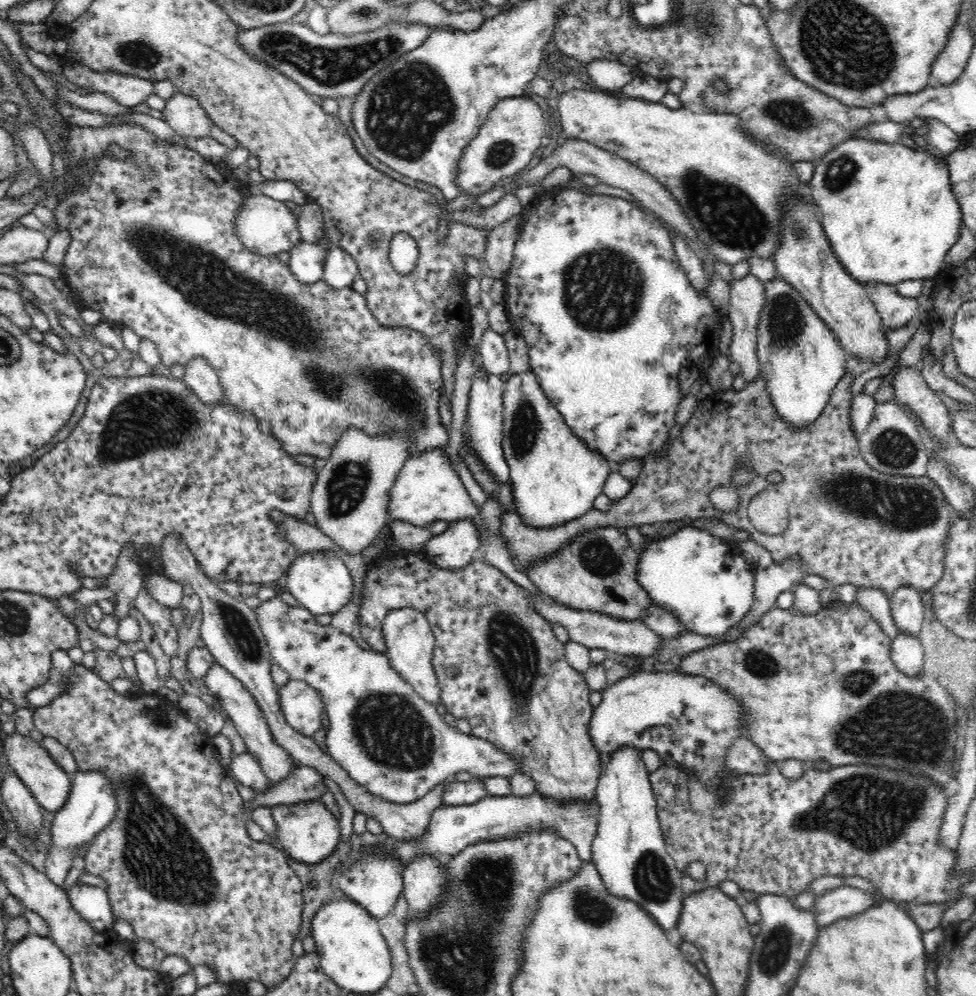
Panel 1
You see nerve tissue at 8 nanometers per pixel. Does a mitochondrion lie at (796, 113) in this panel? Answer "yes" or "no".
yes

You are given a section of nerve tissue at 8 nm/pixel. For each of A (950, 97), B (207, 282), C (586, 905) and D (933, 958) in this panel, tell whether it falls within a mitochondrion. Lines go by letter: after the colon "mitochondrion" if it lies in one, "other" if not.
A: other
B: mitochondrion
C: mitochondrion
D: other

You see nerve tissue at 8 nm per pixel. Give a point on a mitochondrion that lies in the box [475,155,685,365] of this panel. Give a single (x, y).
(602, 289)

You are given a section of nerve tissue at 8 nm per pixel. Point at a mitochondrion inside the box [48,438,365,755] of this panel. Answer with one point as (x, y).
(238, 626)

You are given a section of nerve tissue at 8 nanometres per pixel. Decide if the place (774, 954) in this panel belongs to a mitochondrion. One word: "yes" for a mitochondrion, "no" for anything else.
yes

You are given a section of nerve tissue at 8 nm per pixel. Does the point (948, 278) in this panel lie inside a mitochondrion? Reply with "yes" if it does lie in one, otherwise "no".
no

